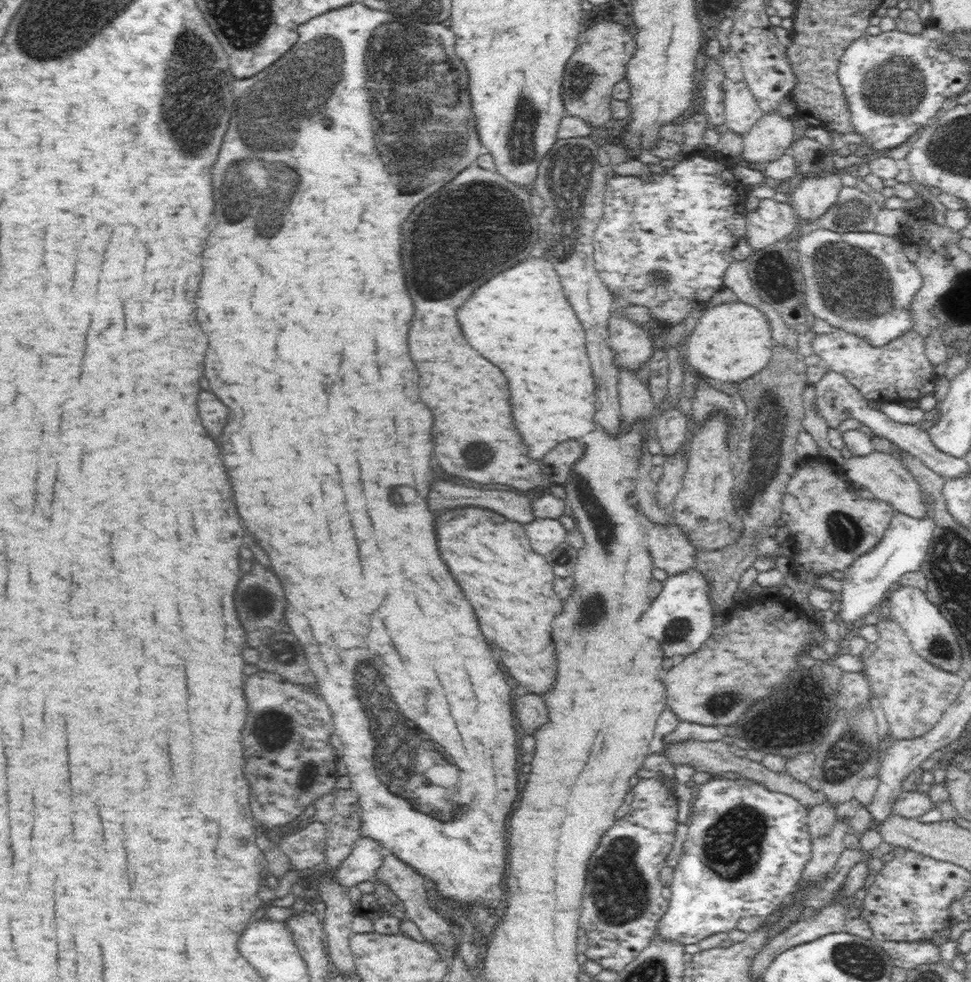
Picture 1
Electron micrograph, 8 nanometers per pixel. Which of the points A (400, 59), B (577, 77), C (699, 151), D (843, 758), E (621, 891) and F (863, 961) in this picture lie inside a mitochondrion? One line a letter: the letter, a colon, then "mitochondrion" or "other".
A: mitochondrion
B: mitochondrion
C: other
D: mitochondrion
E: mitochondrion
F: mitochondrion

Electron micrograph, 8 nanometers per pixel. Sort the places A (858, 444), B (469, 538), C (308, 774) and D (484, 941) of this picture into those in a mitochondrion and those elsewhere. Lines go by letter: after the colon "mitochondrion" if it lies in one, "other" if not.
A: other
B: other
C: other
D: other

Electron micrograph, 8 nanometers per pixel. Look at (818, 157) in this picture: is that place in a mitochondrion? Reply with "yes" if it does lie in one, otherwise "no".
no

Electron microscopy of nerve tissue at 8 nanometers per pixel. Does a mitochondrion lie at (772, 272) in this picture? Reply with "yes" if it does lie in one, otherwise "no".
yes

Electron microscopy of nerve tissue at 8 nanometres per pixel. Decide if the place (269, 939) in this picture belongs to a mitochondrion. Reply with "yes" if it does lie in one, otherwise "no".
no

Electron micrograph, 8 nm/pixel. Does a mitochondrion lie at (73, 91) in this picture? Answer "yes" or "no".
no

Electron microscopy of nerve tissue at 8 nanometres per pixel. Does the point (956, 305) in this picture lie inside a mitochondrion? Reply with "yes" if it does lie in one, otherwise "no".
no

